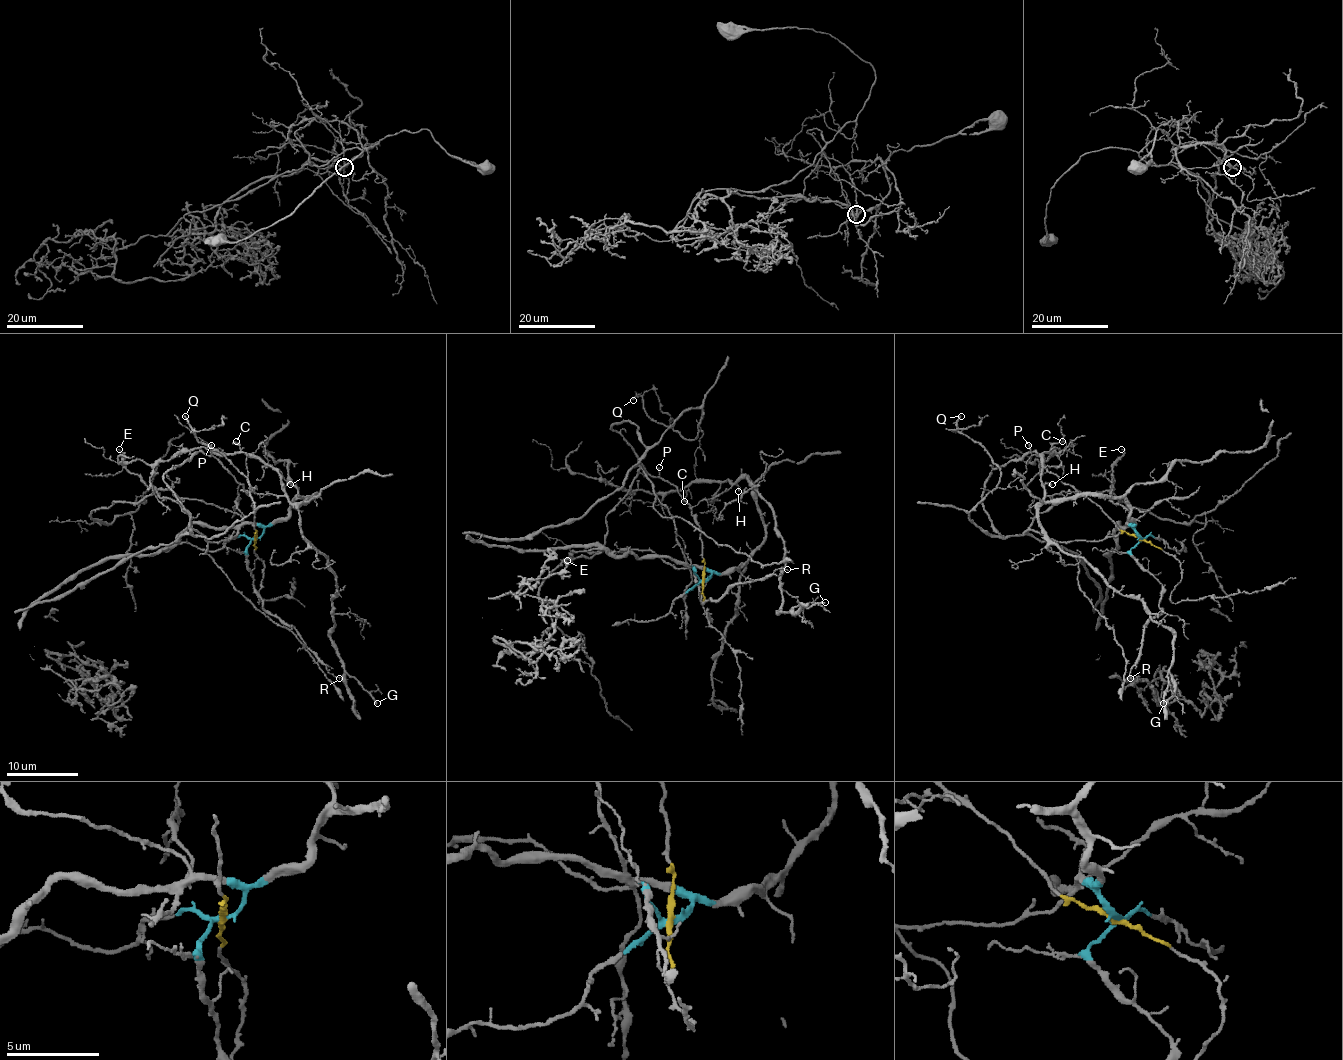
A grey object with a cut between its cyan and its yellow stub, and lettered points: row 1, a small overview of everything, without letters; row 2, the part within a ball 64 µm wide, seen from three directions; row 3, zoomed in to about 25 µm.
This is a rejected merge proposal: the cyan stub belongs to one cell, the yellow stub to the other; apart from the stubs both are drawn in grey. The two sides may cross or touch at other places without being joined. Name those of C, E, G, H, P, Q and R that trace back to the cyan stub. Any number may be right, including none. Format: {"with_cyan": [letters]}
{"with_cyan": ["C", "E", "G", "H", "R"]}

